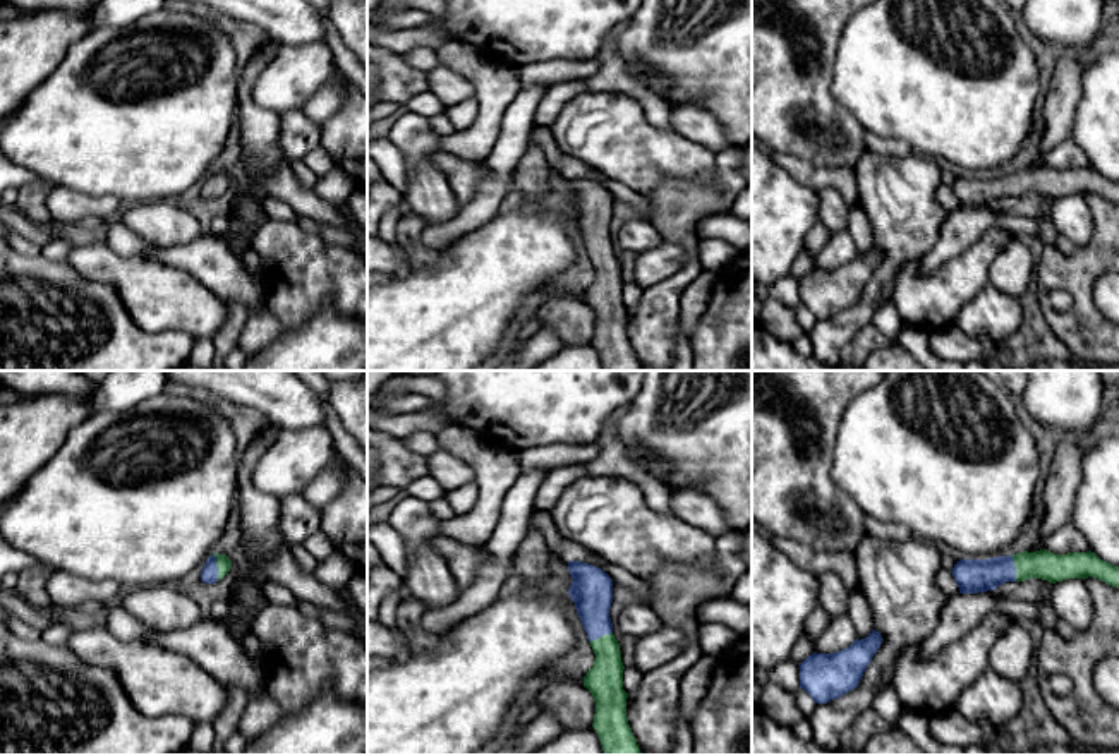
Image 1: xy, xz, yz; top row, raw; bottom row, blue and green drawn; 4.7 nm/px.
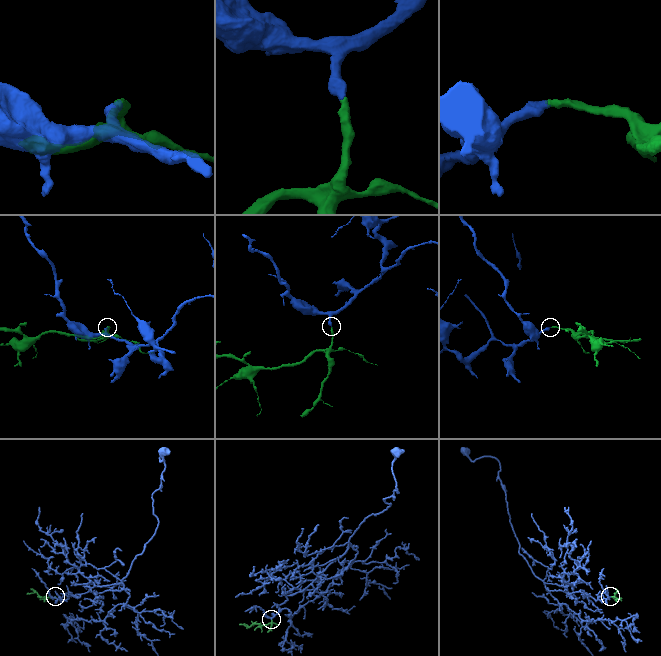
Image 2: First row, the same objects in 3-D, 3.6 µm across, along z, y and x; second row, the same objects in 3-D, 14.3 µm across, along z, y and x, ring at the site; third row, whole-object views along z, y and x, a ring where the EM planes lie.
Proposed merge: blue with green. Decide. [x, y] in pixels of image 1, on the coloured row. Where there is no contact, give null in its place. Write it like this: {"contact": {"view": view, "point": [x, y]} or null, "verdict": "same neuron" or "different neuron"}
{"contact": {"view": "xy", "point": [217, 567]}, "verdict": "same neuron"}

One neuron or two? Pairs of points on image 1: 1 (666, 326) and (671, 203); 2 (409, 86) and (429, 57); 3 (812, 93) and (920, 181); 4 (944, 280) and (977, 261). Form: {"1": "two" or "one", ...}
{"1": "one", "2": "two", "3": "two", "4": "one"}

